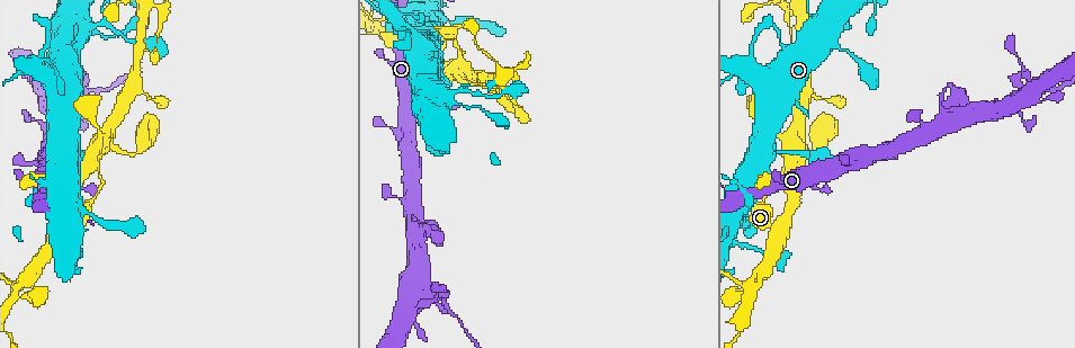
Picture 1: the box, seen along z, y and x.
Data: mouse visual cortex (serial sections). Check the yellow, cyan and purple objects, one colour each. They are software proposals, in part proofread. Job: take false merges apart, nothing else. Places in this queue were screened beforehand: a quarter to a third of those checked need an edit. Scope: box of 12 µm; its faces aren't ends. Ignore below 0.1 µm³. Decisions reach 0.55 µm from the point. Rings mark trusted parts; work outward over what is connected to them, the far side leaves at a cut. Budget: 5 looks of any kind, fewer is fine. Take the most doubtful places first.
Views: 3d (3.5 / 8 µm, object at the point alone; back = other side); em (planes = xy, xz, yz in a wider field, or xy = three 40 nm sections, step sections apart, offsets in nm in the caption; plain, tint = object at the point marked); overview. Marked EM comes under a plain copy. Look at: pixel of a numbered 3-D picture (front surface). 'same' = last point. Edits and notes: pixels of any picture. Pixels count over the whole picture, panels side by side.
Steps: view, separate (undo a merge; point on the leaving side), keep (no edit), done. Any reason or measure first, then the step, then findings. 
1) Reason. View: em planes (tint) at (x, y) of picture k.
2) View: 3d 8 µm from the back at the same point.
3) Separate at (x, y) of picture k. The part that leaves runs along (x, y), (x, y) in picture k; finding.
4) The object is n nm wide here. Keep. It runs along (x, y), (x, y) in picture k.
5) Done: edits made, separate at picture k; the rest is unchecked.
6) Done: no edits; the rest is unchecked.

Thick turns thin. View: 3d 8 µm at (811, 15) of picture 1.

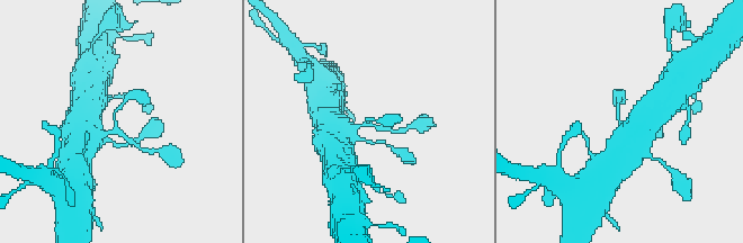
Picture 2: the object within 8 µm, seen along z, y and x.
Shape alone is not enough. View: em xy step 2 (tint) at (368, 124) of picture 2.

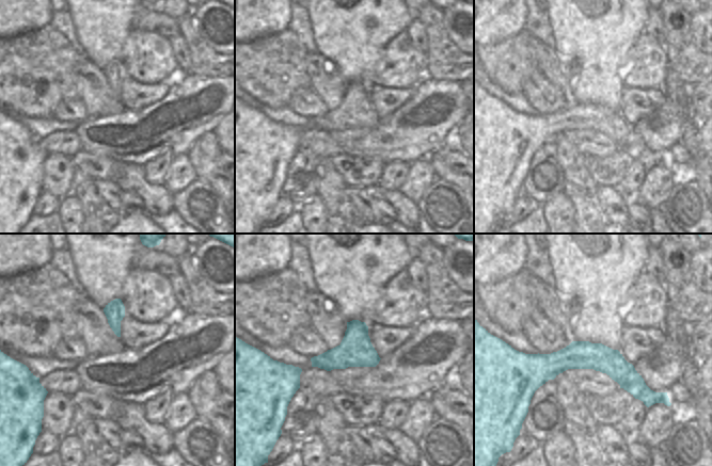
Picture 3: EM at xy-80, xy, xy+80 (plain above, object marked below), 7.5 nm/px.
Keep. It runs along (80, 138), (114, 132), (114, 116), (121, 108) in picture 2; continuous, no second cell.

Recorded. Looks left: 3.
Calibre changes. View: 3d 3.5 µm at (443, 301) of picture 1.

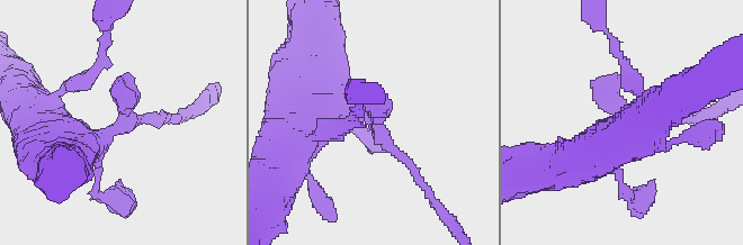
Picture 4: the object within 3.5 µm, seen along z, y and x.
Now the EM. View: em xy step 1 (tint) at (375, 124) of picture 4.

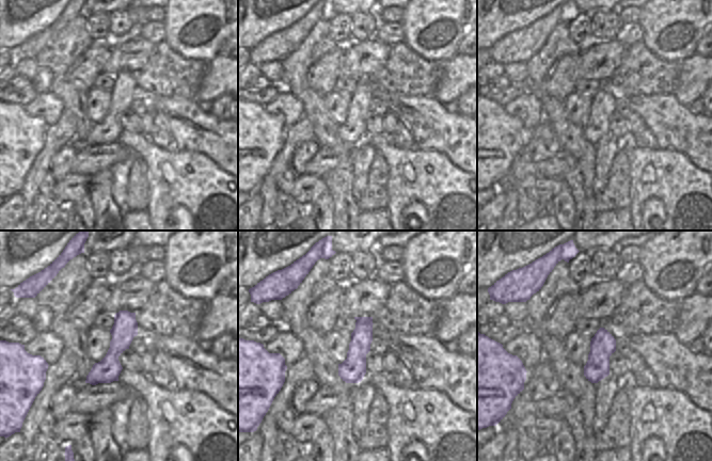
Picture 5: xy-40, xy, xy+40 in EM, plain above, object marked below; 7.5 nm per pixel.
Separate at (176, 120) of picture 4. The part that leaves runs along (146, 119), (181, 119), (208, 98) in picture 4; two cells meet here.

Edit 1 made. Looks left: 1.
Done: edits made, separate at picture 4; the rest is unchecked.

